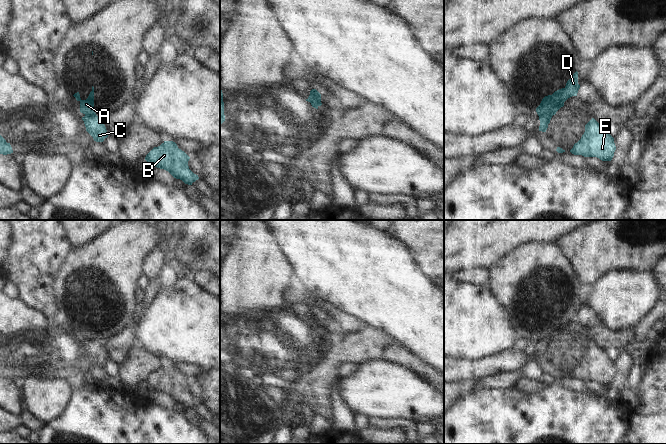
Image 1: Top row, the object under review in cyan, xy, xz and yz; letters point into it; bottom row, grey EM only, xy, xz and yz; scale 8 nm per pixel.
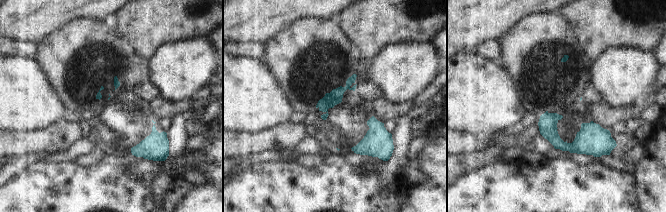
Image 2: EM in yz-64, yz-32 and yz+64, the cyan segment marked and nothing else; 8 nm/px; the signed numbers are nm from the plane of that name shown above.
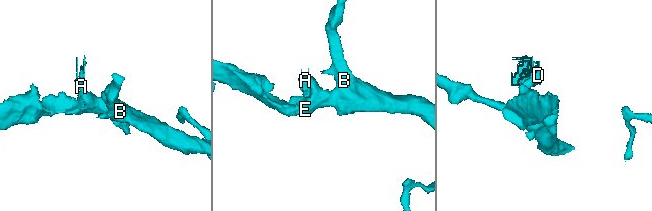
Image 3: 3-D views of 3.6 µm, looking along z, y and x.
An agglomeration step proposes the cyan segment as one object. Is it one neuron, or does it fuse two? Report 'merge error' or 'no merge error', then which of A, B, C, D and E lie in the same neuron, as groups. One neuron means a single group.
merge error; A D / B C E

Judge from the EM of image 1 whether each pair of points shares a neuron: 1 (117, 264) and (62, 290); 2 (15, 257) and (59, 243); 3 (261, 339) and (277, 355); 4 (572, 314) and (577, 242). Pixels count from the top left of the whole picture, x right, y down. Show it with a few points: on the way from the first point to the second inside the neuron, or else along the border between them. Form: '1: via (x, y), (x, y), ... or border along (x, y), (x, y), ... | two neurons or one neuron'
1: via (103, 274), (90, 287), (76, 290) | one neuron
2: via (26, 257), (41, 244), (48, 243) | one neuron
3: via (265, 343), (273, 351) | one neuron
4: border along (562, 249), (580, 280), (591, 286) | two neurons

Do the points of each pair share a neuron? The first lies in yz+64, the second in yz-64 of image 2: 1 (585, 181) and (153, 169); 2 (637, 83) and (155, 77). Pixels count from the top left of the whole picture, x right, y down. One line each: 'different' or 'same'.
1: different
2: same

